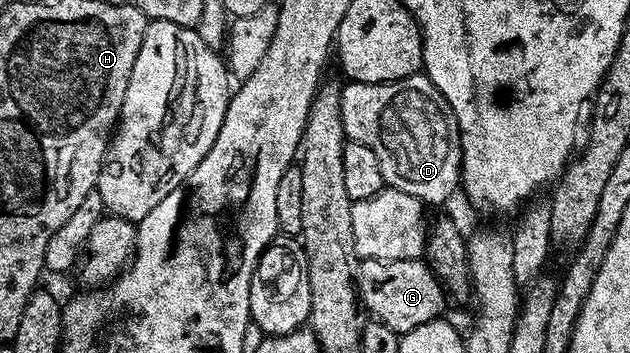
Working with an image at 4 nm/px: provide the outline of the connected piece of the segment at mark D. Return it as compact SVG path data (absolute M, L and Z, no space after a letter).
M421 72L397 82L366 84L349 81L347 85L340 92L345 135L351 141L366 144L366 148L374 151L374 156L378 156L378 165L382 168L385 183L391 189L410 192L410 196L425 204L444 202L455 190L458 190L461 185L460 161L462 160L458 120L446 96L442 96L442 92L434 88L427 74Z

